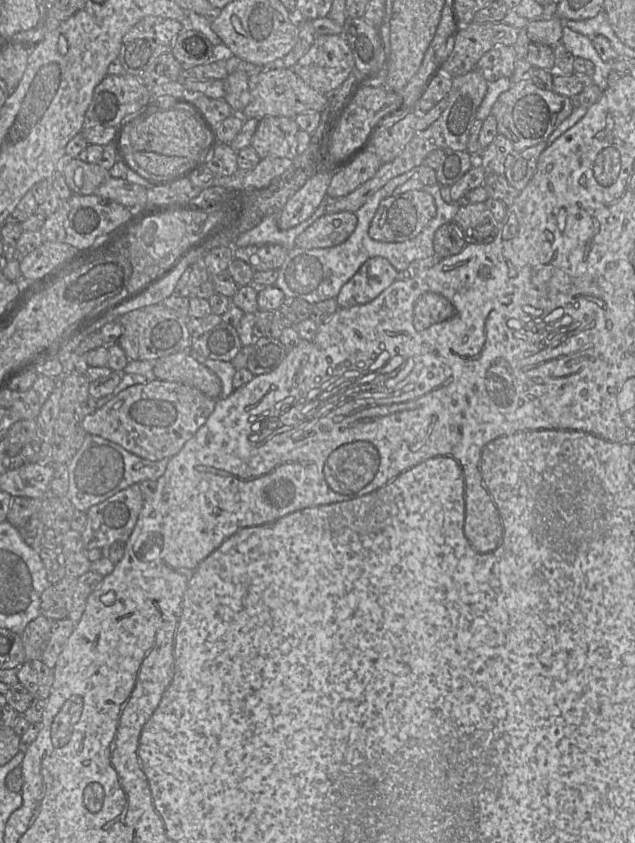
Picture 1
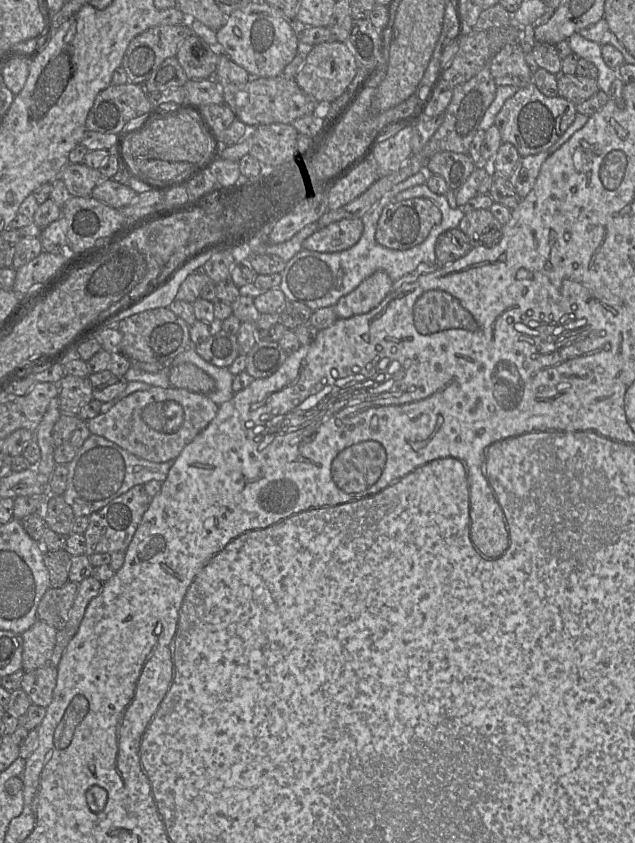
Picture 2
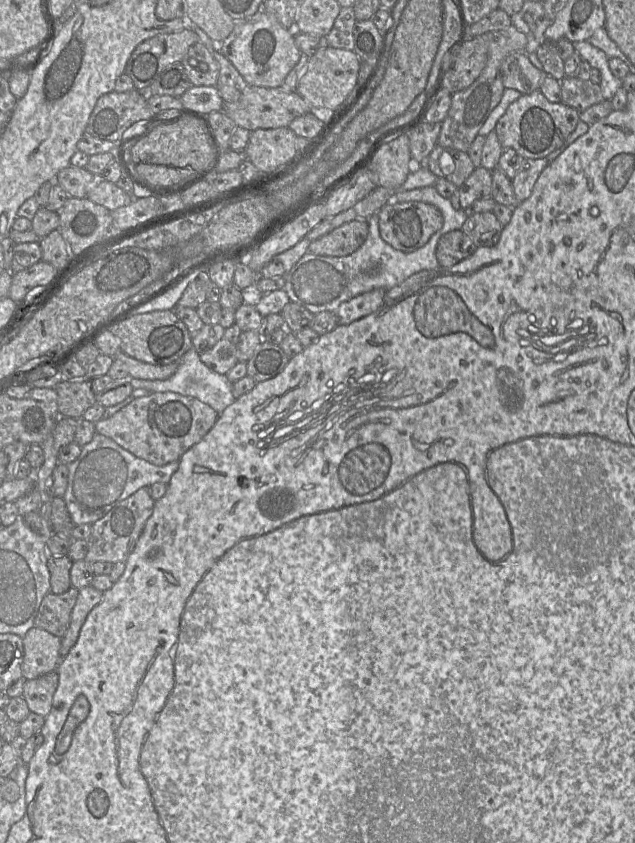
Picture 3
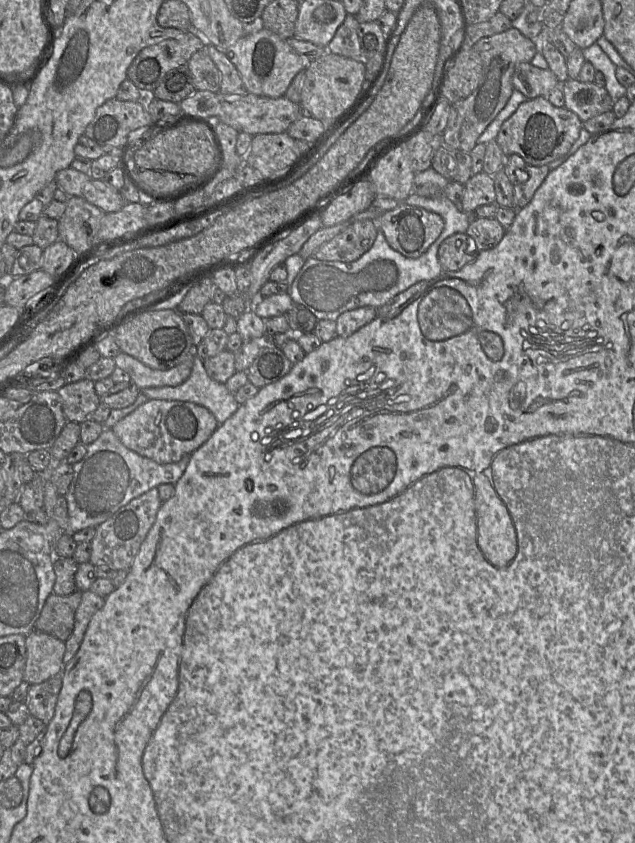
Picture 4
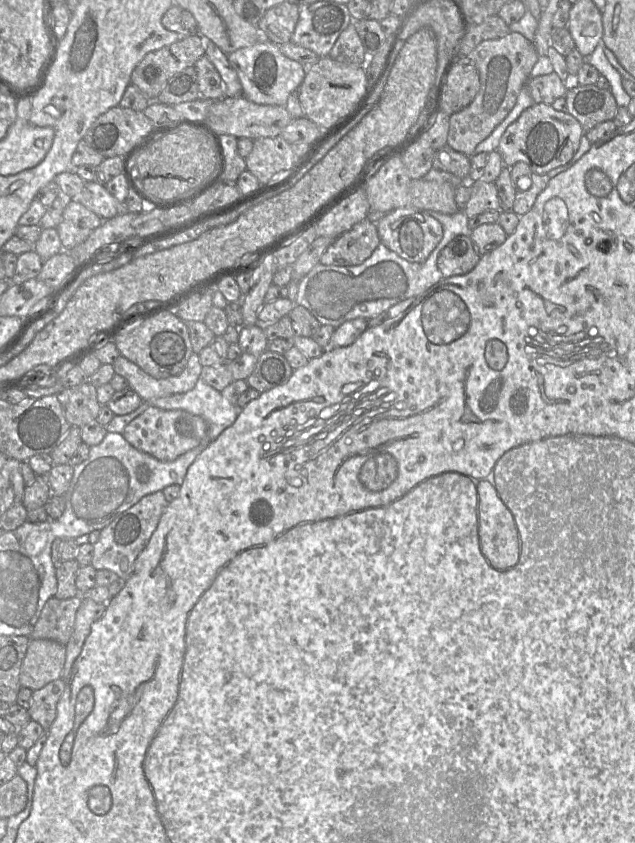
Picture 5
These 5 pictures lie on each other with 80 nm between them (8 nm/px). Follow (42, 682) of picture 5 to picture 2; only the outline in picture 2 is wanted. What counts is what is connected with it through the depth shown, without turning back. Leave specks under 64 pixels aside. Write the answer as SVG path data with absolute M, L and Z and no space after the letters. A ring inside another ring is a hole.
M37 620L23 634L22 669L31 671L46 665L53 654L57 630Z

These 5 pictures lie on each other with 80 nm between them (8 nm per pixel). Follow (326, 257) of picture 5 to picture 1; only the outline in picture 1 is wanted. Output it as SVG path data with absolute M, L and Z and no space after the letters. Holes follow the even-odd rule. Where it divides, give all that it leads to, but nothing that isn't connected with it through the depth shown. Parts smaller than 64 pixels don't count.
M353 212L325 214L314 221L297 238L295 246L303 249L328 248L346 241L358 219Z

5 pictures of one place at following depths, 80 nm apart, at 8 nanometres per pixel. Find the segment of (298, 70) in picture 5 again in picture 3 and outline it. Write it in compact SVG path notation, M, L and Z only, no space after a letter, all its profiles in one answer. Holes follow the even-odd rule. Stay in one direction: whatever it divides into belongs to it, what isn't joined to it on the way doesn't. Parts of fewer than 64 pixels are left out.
M263 8L248 19L236 20L233 31L222 42L222 54L235 66L248 85L267 88L282 86L301 56L301 52L295 44L294 29L283 27L273 17L269 17Z

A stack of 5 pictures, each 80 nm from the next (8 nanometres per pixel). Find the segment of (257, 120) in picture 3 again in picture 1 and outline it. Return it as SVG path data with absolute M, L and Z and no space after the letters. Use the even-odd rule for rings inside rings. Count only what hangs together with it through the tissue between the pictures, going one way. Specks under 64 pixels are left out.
M266 67L262 72L252 75L248 79L250 101L245 107L242 117L244 119L254 118L261 120L266 116L285 116L295 118L306 112L320 112L327 107L328 97L307 85L292 69L284 67Z

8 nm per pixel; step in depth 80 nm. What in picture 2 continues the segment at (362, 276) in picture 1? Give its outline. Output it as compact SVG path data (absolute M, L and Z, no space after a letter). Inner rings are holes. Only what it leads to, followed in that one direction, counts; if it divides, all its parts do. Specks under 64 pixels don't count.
M377 271L335 305L338 318L365 314L377 307L392 291L393 281L384 271Z

